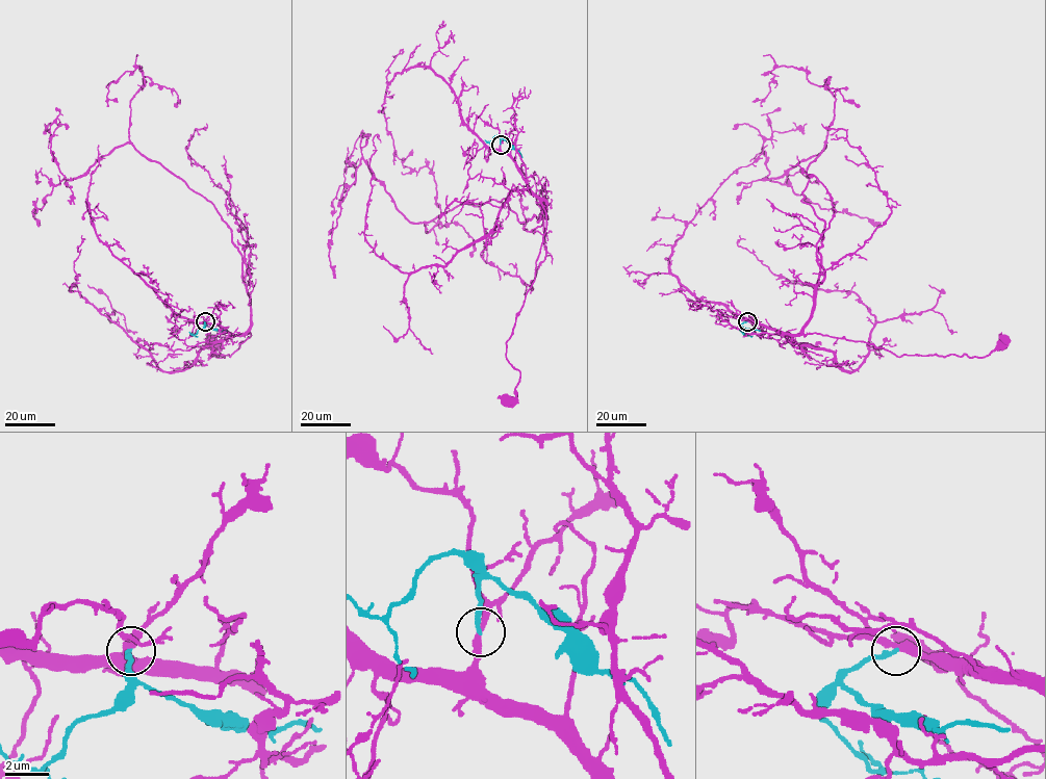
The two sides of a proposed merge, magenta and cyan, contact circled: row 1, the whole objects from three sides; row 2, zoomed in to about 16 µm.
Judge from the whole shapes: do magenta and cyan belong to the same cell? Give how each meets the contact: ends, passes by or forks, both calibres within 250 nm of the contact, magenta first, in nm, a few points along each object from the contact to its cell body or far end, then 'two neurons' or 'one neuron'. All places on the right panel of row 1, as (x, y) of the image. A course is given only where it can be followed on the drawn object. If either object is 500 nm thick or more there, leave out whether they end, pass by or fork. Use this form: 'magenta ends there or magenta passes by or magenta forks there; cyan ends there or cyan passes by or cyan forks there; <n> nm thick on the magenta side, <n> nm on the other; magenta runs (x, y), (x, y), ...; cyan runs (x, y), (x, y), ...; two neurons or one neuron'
magenta passes by; cyan ends there; 320 nm thick on the magenta side, 200 nm on the other; magenta runs (747, 321), (786, 334), (815, 333), (863, 341), (898, 357), (966, 354), (984, 357), (1003, 338); cyan runs (747, 321), (741, 325), (742, 327), (760, 331); two neurons

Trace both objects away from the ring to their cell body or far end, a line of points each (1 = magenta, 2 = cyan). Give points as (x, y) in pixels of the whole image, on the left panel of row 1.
1: (204, 321), (231, 334), (251, 335), (229, 357), (210, 354), (225, 357), (220, 343), (211, 338)
2: (204, 321), (219, 331), (226, 331)

